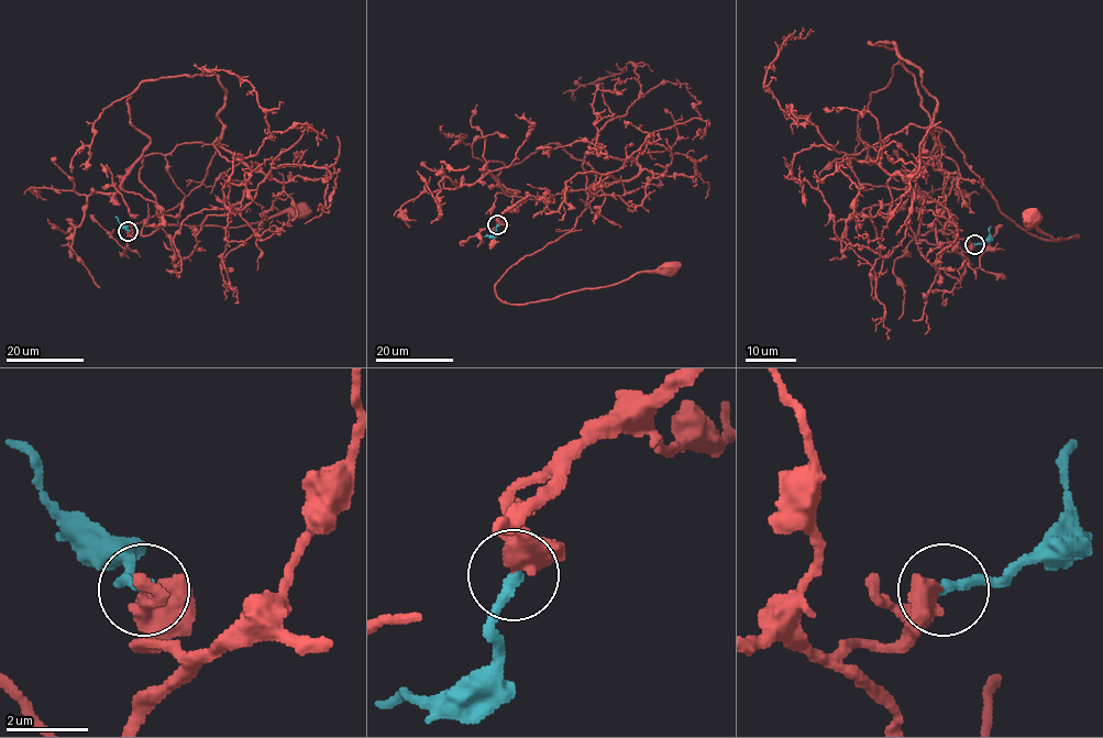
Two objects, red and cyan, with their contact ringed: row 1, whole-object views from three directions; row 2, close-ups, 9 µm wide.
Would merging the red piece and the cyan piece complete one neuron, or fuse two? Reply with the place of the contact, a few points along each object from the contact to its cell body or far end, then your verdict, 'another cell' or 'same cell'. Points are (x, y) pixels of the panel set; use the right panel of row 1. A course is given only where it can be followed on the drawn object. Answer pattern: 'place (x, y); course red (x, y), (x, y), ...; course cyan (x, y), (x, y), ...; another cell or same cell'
place (974, 244); course red (974, 244), (947, 251), (935, 237), (958, 166), (931, 129), (1016, 224), (1078, 237), (1057, 241), (1029, 218); course cyan (974, 244), (989, 238), (991, 227); same cell

